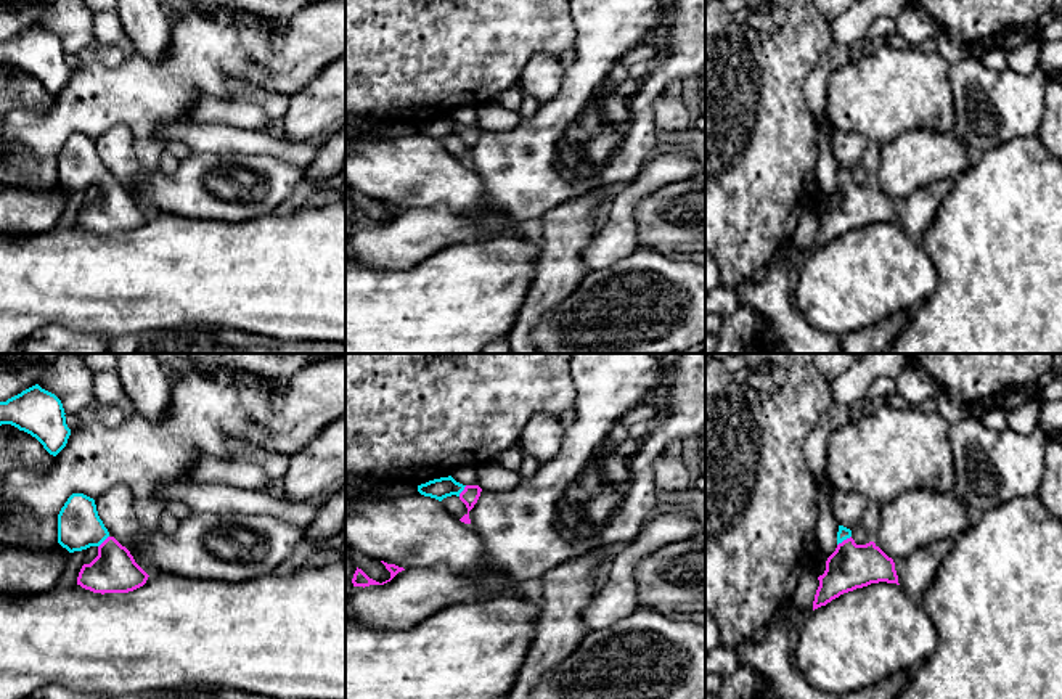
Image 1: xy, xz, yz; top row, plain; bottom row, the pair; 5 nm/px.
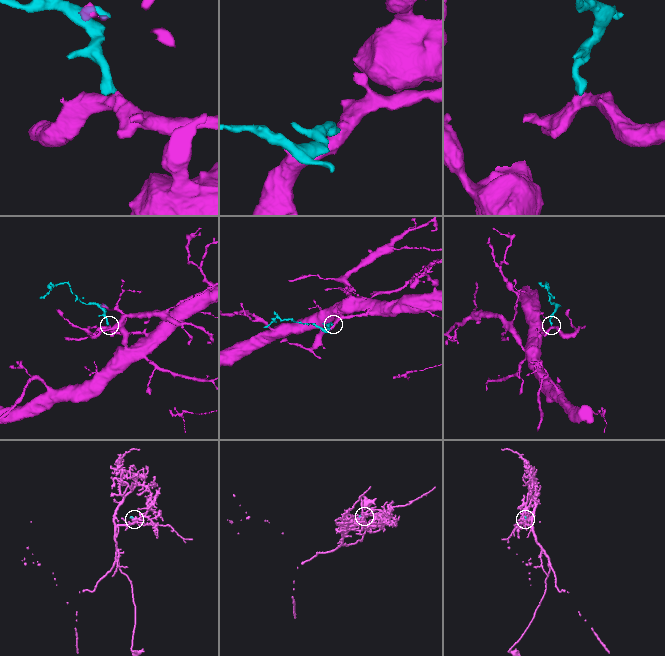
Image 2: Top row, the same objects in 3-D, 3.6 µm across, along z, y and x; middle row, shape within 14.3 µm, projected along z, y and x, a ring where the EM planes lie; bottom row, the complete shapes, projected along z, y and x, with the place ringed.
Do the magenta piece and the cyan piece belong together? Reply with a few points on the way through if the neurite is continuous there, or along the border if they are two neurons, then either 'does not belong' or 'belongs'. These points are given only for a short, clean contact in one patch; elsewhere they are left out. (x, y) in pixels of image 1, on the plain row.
runs through yz (852, 206), (844, 180), (844, 172); belongs

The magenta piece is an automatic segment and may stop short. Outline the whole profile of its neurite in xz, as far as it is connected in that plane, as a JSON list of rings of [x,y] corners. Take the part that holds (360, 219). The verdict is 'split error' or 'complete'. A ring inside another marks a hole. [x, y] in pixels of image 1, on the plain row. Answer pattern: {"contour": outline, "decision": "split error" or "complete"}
{"contour": [[[381,201],[381,202],[390,212],[390,219],[389,220],[379,223],[379,222],[370,219],[361,209],[357,207],[357,211],[353,214],[353,219],[352,219],[353,227],[363,227],[365,228],[365,227],[370,227],[370,225],[384,225],[384,223],[390,222],[398,212],[405,211],[403,207],[398,207],[395,204],[387,204],[384,201]]], "decision": "complete"}

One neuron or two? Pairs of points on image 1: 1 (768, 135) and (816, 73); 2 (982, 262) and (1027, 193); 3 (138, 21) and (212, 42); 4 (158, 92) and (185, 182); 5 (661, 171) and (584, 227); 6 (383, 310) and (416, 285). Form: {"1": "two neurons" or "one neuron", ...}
{"1": "two neurons", "2": "one neuron", "3": "two neurons", "4": "two neurons", "5": "two neurons", "6": "one neuron"}

